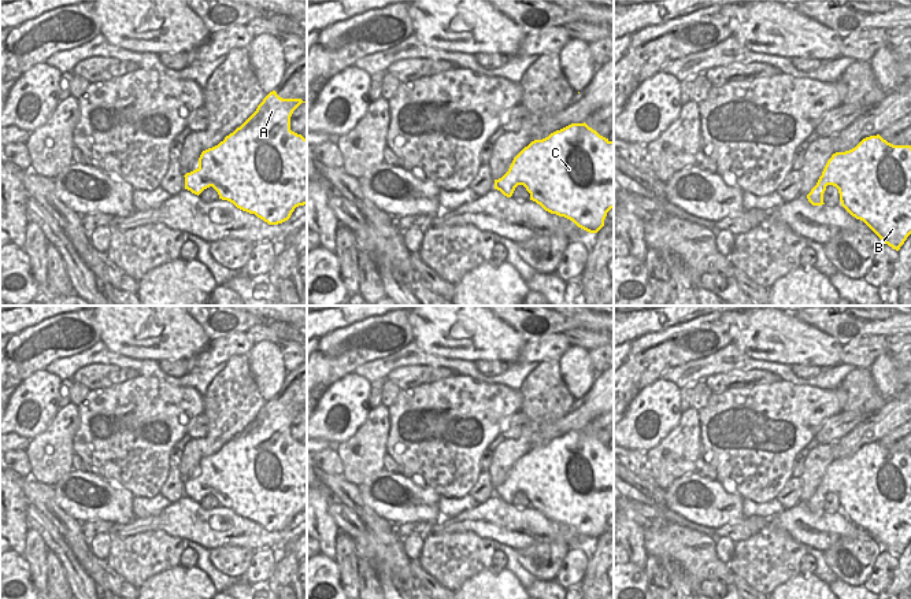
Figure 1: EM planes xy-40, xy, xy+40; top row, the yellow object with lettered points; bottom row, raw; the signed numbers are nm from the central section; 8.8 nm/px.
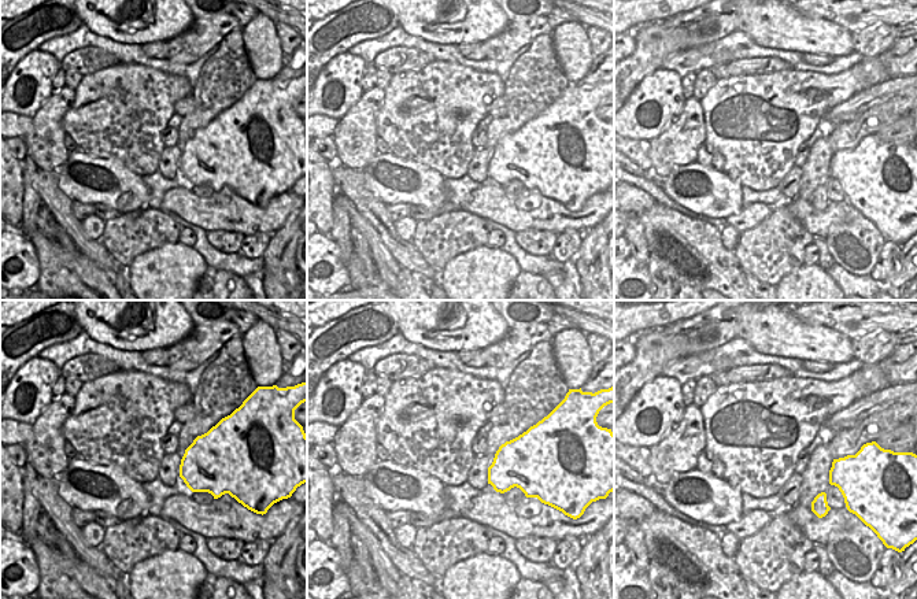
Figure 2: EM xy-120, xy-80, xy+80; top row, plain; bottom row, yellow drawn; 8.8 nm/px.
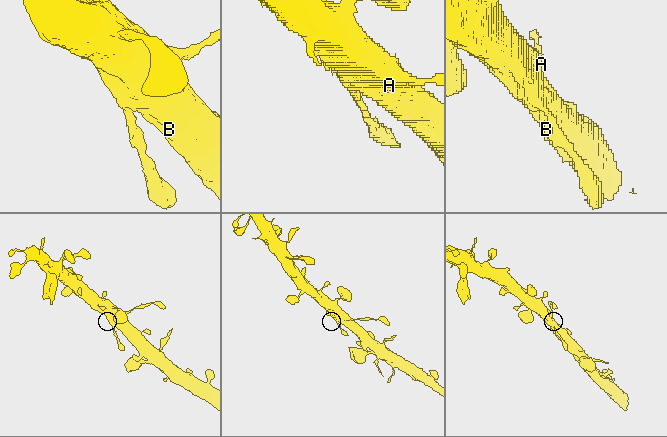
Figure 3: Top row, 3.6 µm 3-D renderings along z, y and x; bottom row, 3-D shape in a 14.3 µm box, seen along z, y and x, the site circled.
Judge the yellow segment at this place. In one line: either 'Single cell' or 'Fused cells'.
Single cell.

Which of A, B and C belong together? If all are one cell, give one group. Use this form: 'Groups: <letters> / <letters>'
Groups: A B C.

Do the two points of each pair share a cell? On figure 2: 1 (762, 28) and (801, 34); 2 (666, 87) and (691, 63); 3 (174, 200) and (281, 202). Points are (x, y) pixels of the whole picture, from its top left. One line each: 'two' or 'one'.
1: one
2: two
3: one

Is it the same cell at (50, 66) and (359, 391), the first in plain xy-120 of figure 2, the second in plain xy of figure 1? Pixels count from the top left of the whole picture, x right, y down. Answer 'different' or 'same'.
same

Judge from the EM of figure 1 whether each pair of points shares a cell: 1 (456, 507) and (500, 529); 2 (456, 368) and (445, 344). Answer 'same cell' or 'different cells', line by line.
1: different cells
2: different cells

